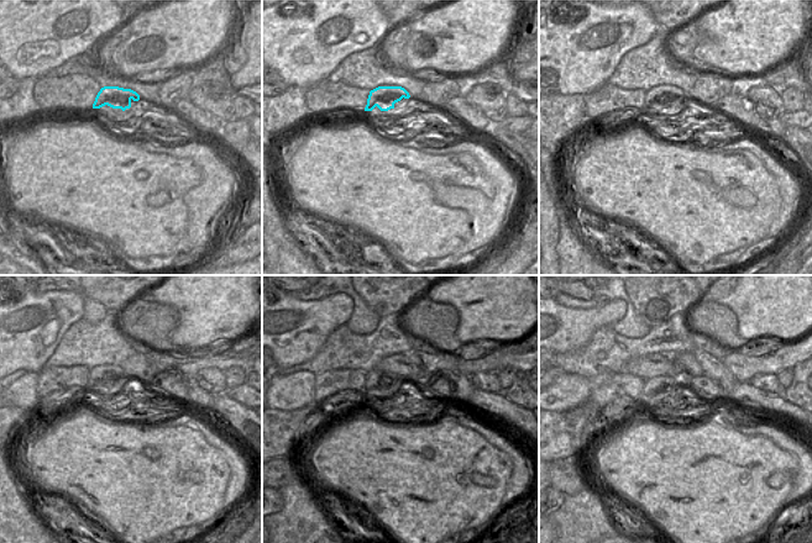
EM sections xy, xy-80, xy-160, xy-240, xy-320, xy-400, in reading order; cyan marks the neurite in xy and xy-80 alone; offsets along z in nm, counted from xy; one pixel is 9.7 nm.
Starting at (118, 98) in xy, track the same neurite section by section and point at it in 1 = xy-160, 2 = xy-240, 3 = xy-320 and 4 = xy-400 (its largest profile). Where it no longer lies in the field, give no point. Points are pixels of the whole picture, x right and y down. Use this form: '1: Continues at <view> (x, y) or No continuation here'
1: Continues at xy-160 (658, 99)
2: Continues at xy-240 (97, 380)
3: Continues at xy-320 (376, 381)
4: Continues at xy-400 (655, 388).

